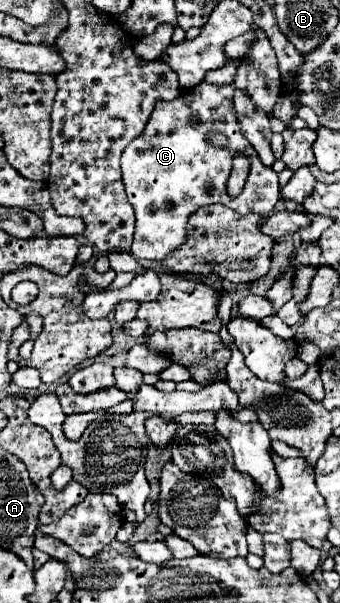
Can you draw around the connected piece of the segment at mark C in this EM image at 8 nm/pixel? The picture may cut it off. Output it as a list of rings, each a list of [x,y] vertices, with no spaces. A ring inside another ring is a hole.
[[[258,29],[258,41],[252,45],[252,51],[260,53],[260,55],[254,55],[254,63],[258,63],[258,67],[250,65],[248,61],[242,61],[230,85],[200,83],[194,89],[182,91],[180,97],[172,101],[158,101],[142,135],[136,137],[124,149],[122,181],[126,187],[128,199],[136,211],[136,233],[130,249],[136,259],[160,261],[168,253],[176,251],[178,245],[184,245],[188,217],[204,205],[230,203],[230,209],[234,209],[240,215],[260,213],[264,217],[270,215],[272,209],[276,207],[280,197],[278,175],[274,173],[274,169],[266,167],[258,159],[258,153],[254,151],[254,147],[250,147],[250,143],[242,135],[234,115],[234,103],[232,103],[234,91],[244,89],[244,91],[250,91],[250,99],[262,111],[270,113],[278,101],[278,95],[282,93],[282,81],[280,81],[274,49],[270,47],[270,41],[260,29]],[[212,131],[226,133],[230,139],[230,147],[216,149],[208,145],[206,137]],[[234,151],[242,151],[252,163],[246,187],[236,199],[232,199],[226,193],[226,181],[230,177]],[[210,183],[214,183],[212,195],[208,193]],[[162,223],[170,223],[170,231],[166,231],[166,225]]]

